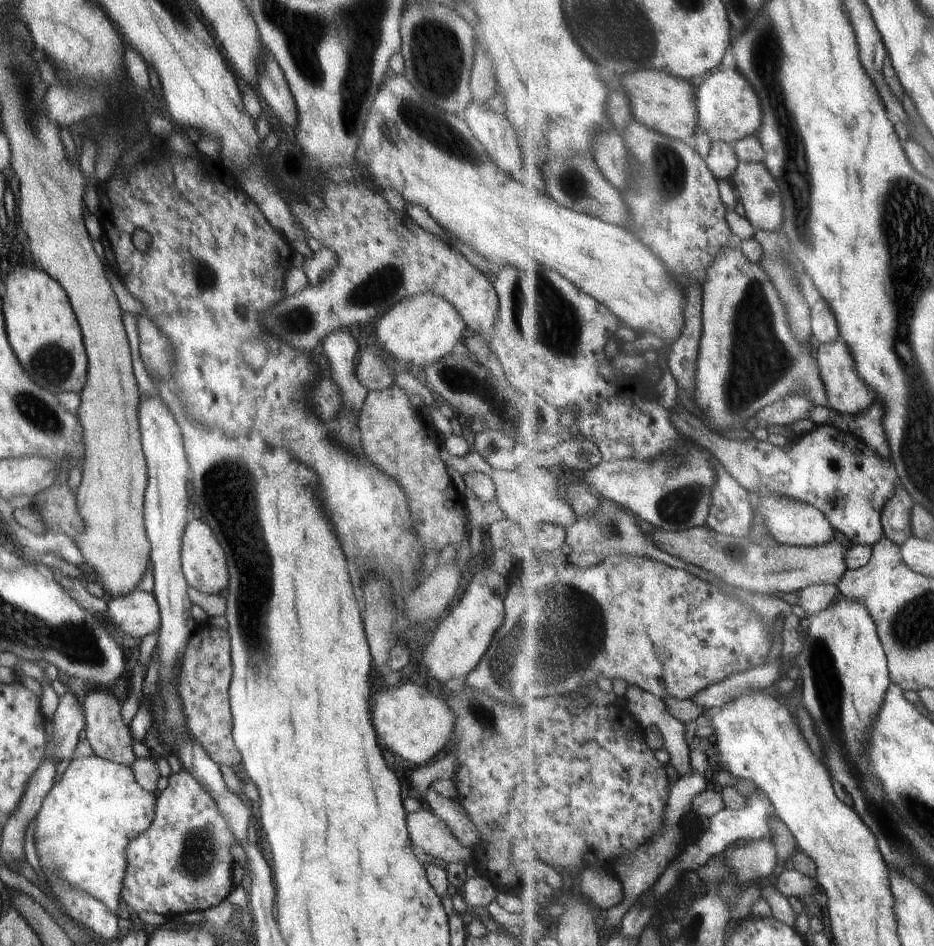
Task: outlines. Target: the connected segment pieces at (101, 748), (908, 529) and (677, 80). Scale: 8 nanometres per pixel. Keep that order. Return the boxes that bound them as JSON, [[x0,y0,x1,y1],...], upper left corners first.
[[82,688,136,766],[884,483,914,546],[624,68,700,143]]

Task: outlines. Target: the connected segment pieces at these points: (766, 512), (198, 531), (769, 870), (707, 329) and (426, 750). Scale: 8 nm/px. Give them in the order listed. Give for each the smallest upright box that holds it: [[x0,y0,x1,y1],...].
[[753,494,838,546],[181,520,230,595],[726,838,778,884],[696,248,830,432],[372,683,454,767]]

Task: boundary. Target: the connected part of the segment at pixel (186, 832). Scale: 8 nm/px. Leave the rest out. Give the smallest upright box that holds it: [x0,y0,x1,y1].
[120,771,236,917]

